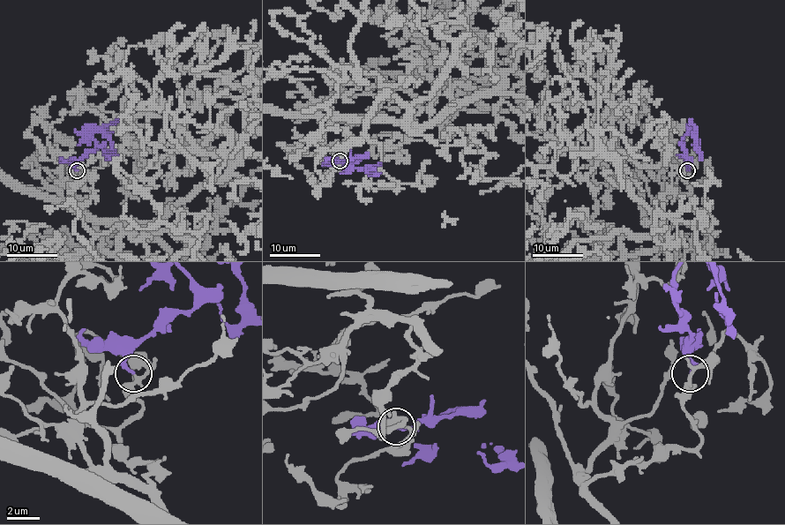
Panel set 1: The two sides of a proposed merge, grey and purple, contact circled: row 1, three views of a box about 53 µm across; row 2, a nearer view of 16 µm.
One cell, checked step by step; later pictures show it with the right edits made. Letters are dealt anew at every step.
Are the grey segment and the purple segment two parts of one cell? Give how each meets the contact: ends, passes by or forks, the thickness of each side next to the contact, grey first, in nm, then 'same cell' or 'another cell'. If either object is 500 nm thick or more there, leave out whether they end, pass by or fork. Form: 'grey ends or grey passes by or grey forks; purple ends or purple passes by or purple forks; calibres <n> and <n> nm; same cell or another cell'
grey passes by; purple ends; calibres 240 and 190 nm; another cell

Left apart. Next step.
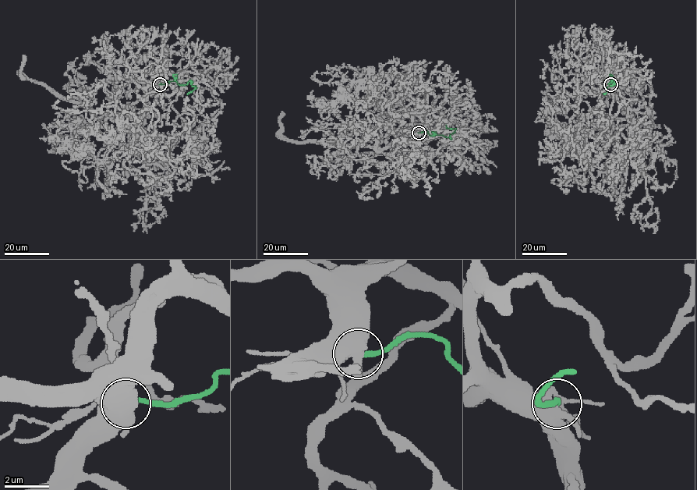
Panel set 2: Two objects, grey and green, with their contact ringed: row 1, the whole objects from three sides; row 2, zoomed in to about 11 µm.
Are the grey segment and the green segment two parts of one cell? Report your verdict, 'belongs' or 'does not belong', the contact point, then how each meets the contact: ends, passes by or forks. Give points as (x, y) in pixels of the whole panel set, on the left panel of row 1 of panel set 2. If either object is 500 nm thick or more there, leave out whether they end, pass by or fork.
does not belong; place (160, 84)

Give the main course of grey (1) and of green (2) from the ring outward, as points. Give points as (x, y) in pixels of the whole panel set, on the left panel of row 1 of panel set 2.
1: (160, 84), (118, 120), (137, 121), (146, 146), (166, 160), (168, 143), (174, 167), (196, 176), (195, 165)
2: (160, 84), (174, 80), (177, 74), (173, 76), (180, 84), (189, 80), (196, 86), (187, 93)

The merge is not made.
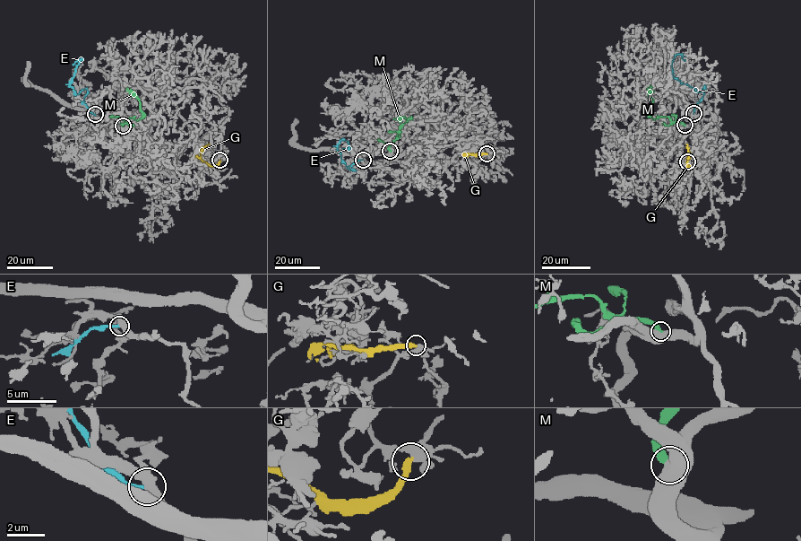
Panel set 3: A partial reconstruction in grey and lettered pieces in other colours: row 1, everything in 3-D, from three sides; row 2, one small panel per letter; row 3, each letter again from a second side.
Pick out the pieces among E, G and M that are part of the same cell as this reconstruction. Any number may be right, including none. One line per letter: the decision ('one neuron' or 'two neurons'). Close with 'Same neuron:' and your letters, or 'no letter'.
E: two neurons
G: two neurons
M: two neurons
Same neuron: no letter

